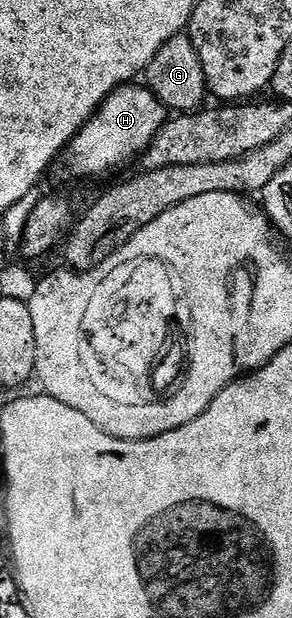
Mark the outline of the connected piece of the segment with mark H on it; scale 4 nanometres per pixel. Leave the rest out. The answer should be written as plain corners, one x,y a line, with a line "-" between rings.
125,85
111,91
104,103
82,125
82,129
62,152
62,164
76,179
87,175
104,175
124,167
132,158
143,156
166,121
162,101
147,85

